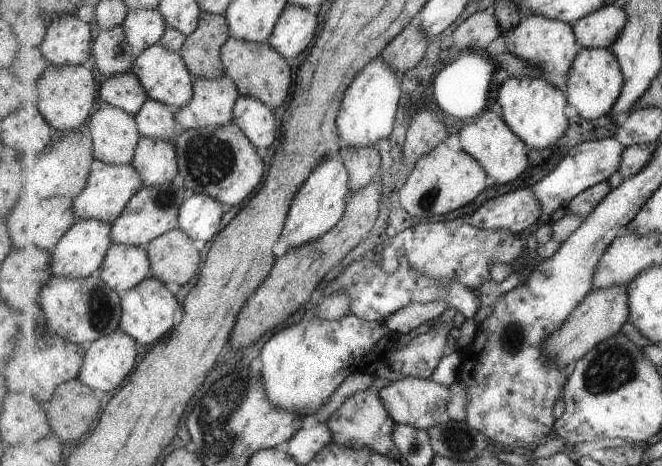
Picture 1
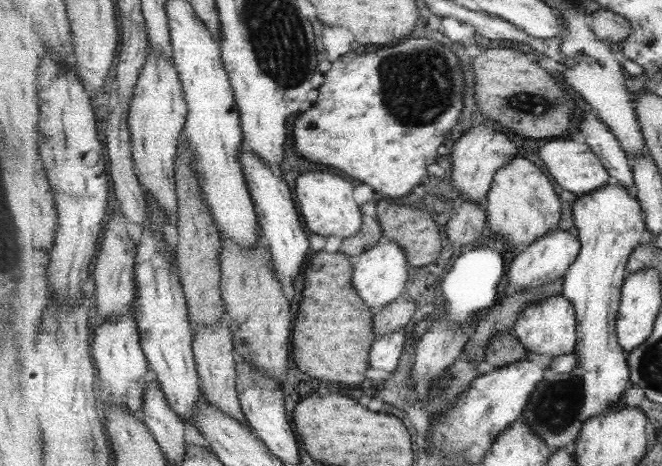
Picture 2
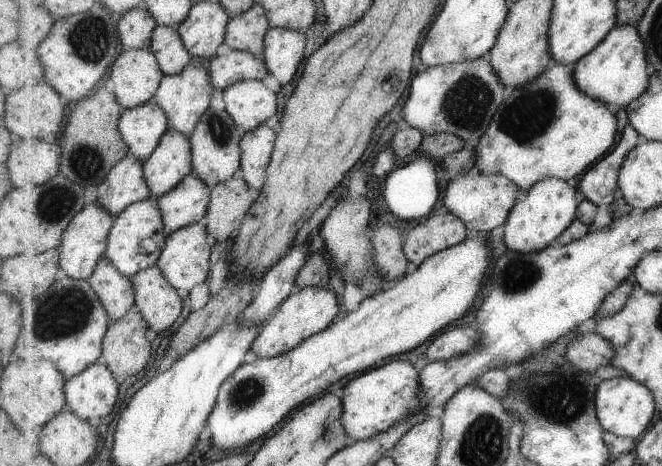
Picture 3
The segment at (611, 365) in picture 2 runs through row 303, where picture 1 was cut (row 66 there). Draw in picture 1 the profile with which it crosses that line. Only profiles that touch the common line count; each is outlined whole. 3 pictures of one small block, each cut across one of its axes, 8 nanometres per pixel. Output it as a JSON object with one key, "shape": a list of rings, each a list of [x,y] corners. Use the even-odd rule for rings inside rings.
{"shape":[[[584,48],[573,60],[573,68],[566,86],[568,102],[587,120],[608,116],[621,96],[624,84],[625,77],[612,48]]]}

